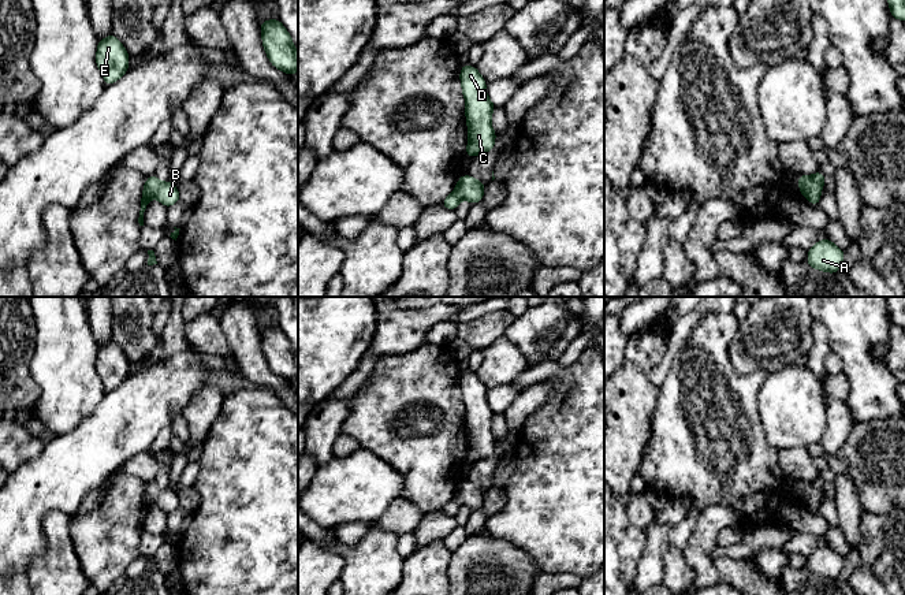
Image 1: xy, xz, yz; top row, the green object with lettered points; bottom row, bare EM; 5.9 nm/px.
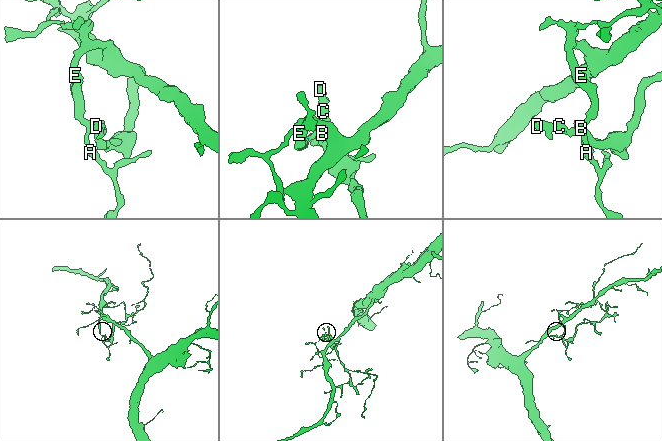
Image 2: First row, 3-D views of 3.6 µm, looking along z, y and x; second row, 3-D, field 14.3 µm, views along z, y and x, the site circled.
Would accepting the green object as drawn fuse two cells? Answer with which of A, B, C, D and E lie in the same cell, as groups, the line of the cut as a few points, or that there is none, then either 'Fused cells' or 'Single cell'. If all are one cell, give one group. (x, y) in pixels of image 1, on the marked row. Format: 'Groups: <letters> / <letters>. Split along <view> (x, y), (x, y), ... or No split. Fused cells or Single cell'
Groups: A E / B C D. Split along yz (811, 177), (811, 183), (804, 196). Fused cells

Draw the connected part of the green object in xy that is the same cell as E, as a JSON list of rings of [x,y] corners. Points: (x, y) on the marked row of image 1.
[[[113,34],[98,41],[96,63],[101,71],[105,86],[116,82],[129,70],[130,55]]]

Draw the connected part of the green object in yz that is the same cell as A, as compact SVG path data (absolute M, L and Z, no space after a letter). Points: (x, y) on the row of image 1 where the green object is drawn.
M820 239L808 250L807 264L819 271L838 274L845 252L831 239Z

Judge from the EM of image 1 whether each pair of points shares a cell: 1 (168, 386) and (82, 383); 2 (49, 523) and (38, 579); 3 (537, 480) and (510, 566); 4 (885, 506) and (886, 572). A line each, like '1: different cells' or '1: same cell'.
1: different cells
2: same cell
3: different cells
4: different cells

